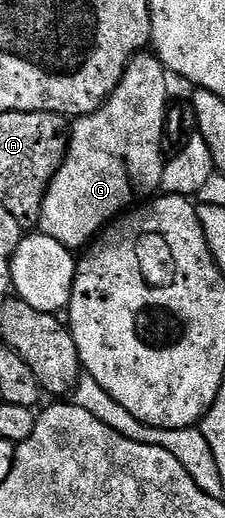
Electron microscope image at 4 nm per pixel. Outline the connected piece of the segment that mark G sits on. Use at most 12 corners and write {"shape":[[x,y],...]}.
{"shape":[[166,68],[72,123],[40,233],[71,251],[161,190]]}

